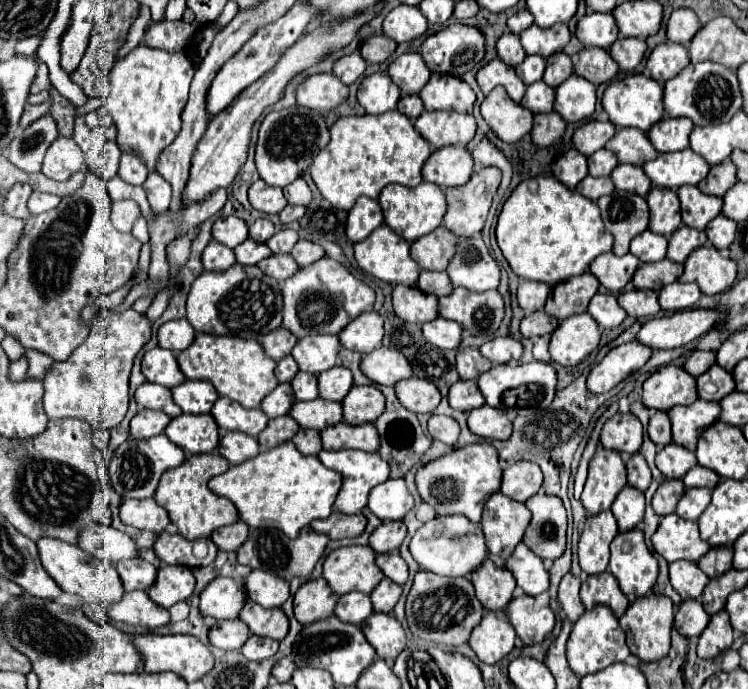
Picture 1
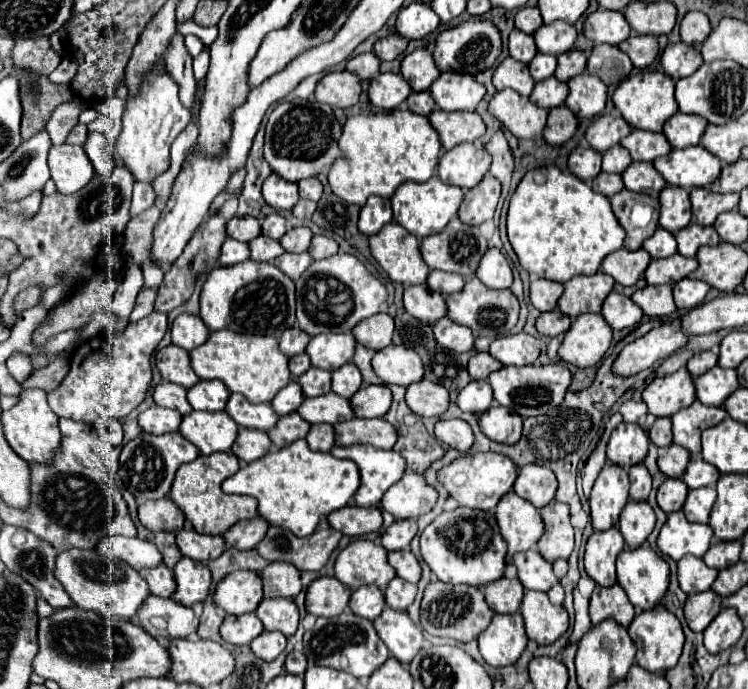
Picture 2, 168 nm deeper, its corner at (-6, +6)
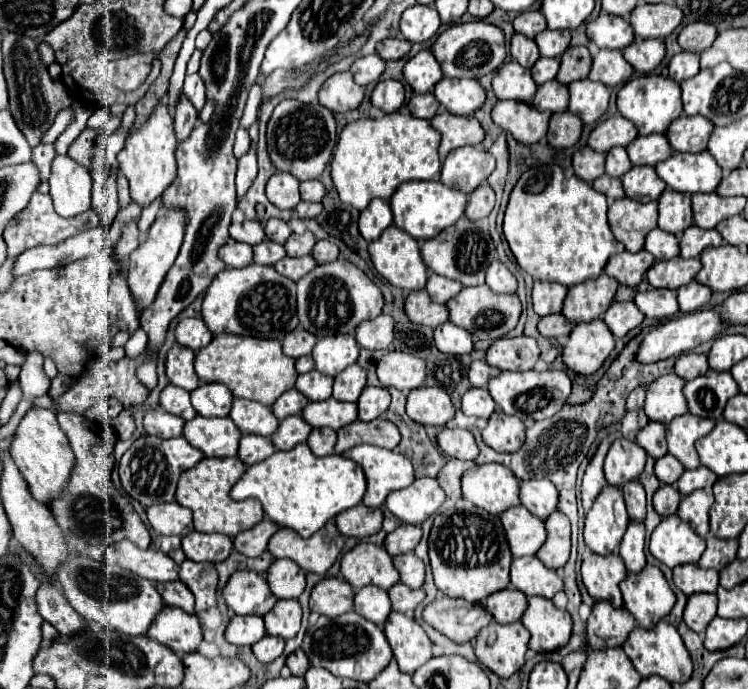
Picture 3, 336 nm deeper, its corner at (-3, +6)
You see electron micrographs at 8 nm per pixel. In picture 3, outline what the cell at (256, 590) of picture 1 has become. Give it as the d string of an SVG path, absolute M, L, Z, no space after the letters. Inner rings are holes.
M275 560L267 570L267 582L277 598L299 598L305 590L305 572L293 560Z

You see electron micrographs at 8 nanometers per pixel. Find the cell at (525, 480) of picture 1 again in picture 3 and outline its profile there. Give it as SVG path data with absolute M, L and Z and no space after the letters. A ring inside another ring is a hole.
M533 478L521 482L521 504L537 518L545 520L557 508L557 488L549 478Z

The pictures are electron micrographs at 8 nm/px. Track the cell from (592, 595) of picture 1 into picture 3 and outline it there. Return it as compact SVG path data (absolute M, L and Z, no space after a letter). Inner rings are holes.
M597 600L587 620L587 638L591 648L621 646L629 632L635 628L635 618L627 614L627 608L615 608L609 602Z

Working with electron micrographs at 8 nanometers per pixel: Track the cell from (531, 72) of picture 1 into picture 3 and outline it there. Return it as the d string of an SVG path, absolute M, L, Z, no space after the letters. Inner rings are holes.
M539 58L535 62L535 66L531 68L531 76L537 84L545 84L549 80L553 80L557 76L557 70L559 70L559 60L557 58Z

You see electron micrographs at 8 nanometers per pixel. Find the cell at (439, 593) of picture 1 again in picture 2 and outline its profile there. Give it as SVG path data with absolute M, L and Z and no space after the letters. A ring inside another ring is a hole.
M430 582L424 590L422 610L420 610L420 624L432 636L444 636L458 642L476 640L482 630L490 624L494 612L484 600L480 588L474 586L450 586L444 582Z

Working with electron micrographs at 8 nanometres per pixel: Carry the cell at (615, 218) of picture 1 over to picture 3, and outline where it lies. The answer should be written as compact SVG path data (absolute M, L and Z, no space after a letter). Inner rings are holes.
M631 198L615 200L615 202L609 206L609 226L611 226L613 234L615 234L615 238L625 244L625 250L629 250L629 252L639 252L639 250L643 250L645 236L657 226L657 202L641 204L641 202L631 200Z

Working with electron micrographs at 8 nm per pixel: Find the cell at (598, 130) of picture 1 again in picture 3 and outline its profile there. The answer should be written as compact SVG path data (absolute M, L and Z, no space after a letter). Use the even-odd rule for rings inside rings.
M615 114L593 128L589 134L589 146L595 152L609 152L613 146L627 146L635 138L637 128L621 114Z

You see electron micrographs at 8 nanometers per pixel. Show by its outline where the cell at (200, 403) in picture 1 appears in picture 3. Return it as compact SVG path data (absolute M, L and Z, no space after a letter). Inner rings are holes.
M201 384L191 392L191 404L199 416L227 416L233 394L225 384Z

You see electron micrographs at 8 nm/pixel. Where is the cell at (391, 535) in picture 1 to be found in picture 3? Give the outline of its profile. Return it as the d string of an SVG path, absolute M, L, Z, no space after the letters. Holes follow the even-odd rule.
M401 524L397 530L387 534L383 546L389 552L389 556L397 556L397 554L413 552L413 548L417 546L419 540L421 540L421 526Z

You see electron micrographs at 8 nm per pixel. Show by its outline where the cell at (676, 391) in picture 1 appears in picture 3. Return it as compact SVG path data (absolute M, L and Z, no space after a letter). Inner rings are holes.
M665 374L653 380L647 386L647 398L643 406L649 420L669 424L675 416L685 414L687 400L683 398L683 386L685 386L685 380L679 378L677 374Z

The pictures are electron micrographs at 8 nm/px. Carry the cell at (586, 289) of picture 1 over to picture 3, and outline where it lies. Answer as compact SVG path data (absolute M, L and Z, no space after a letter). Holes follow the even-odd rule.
M607 274L571 286L563 304L563 316L569 318L571 324L603 318L605 310L613 302L617 286L619 282Z

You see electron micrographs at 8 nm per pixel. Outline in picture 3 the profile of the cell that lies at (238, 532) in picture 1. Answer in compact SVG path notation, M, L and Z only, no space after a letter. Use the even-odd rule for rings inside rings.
M265 518L263 522L255 524L251 530L245 530L245 532L239 532L235 538L233 538L233 546L237 552L241 552L243 556L249 556L249 558L255 558L259 556L261 552L267 550L267 542L269 538L279 530L277 524L273 524L269 518Z

